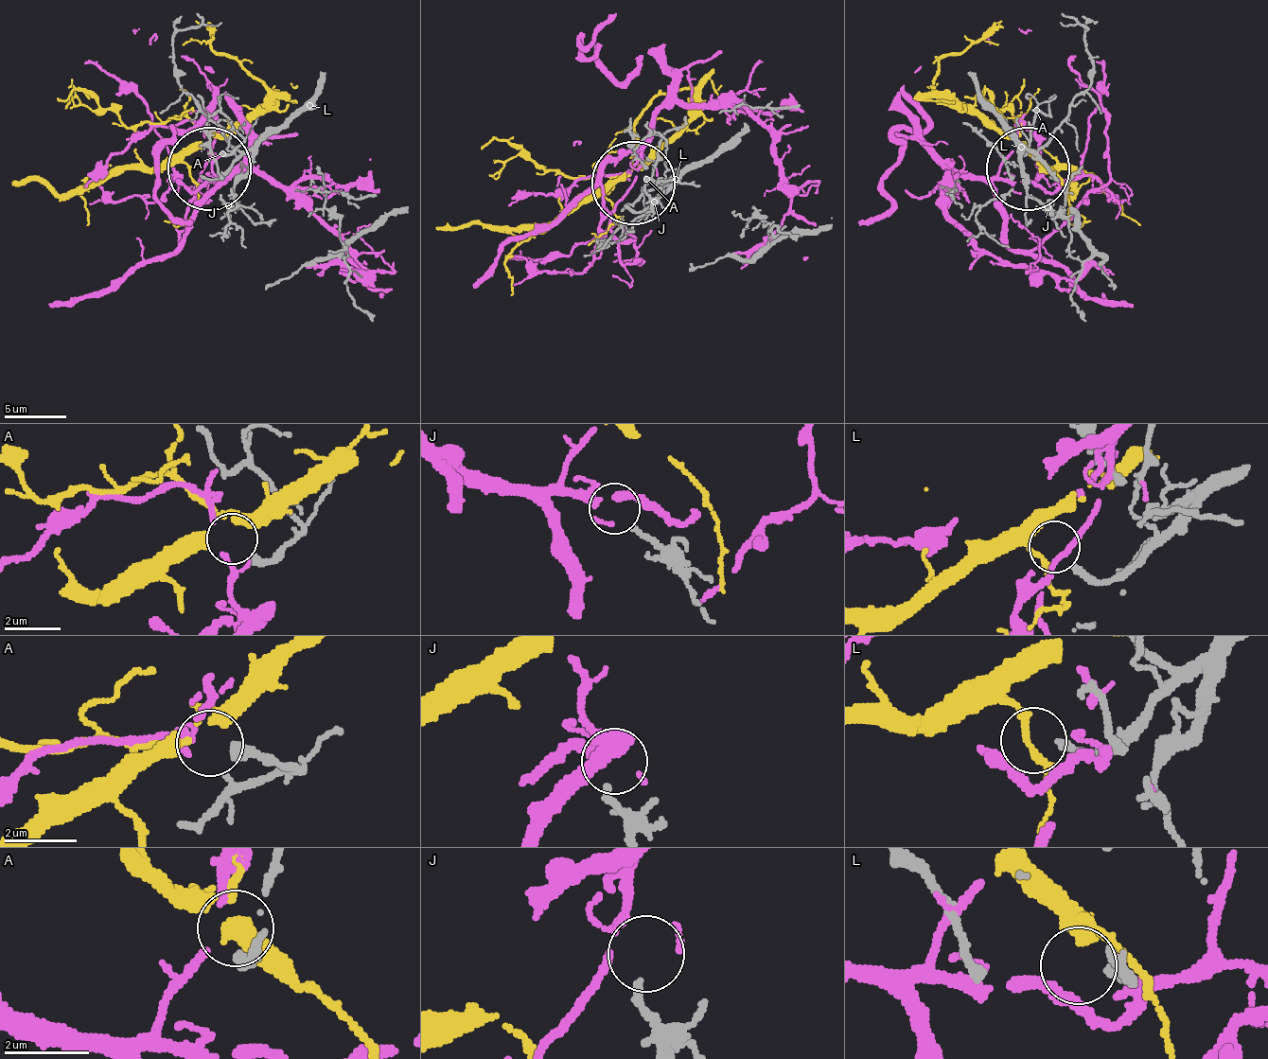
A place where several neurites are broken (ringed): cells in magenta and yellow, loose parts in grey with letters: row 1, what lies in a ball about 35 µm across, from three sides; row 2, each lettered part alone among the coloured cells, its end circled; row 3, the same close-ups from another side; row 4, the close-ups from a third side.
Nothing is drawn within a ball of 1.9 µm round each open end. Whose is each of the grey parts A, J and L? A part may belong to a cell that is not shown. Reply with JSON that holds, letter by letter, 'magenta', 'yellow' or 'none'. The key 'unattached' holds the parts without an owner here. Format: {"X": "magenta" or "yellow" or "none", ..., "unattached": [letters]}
{"A": "yellow", "J": "magenta", "L": "none", "unattached": ["L"]}

